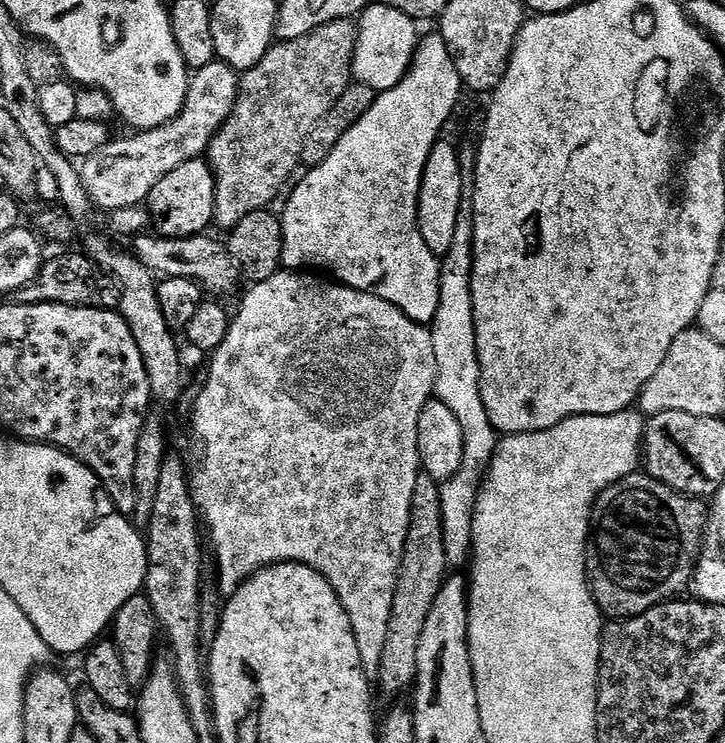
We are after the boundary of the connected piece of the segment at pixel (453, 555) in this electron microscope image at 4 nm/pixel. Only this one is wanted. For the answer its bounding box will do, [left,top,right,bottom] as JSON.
[430,194,498,570]

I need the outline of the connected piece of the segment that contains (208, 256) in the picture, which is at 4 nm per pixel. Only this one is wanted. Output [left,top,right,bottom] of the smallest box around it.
[134,234,241,298]

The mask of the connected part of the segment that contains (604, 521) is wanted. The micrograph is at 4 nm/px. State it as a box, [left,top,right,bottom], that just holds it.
[588,470,708,621]

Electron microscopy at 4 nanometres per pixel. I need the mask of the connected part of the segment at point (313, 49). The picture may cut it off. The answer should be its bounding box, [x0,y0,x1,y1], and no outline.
[206,20,356,230]

